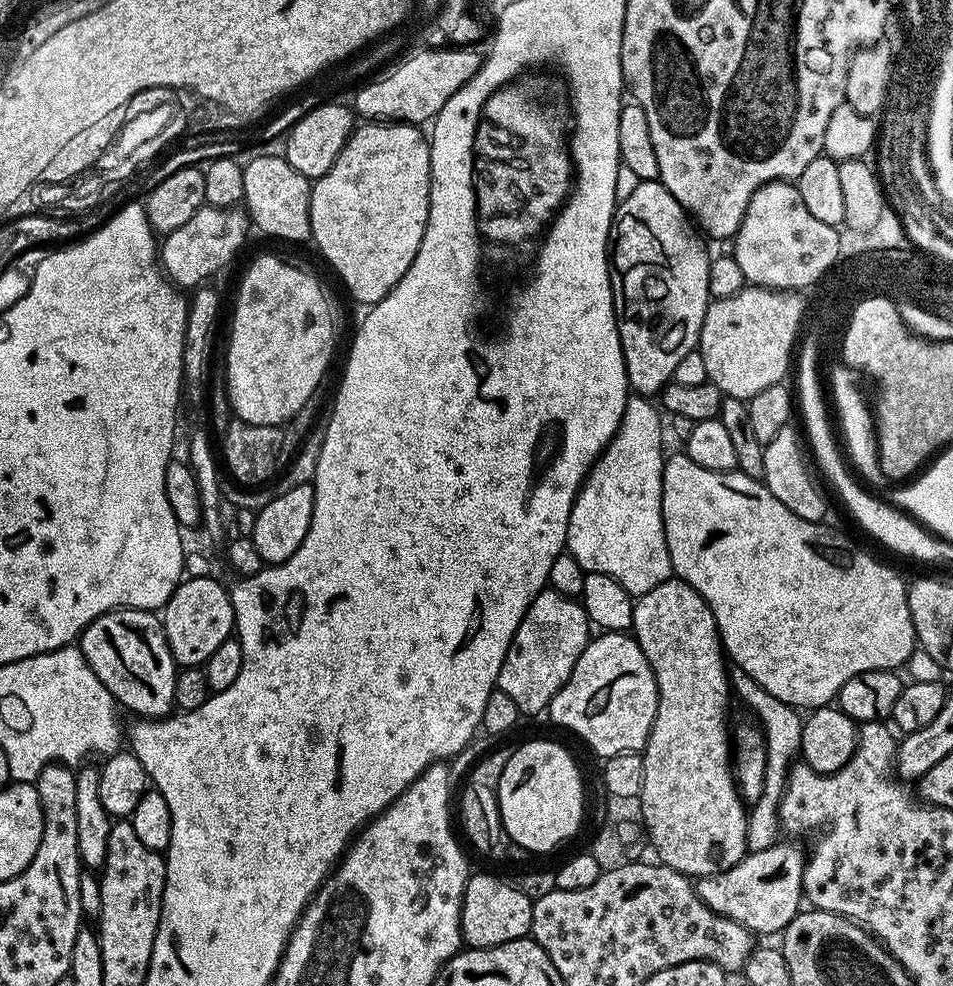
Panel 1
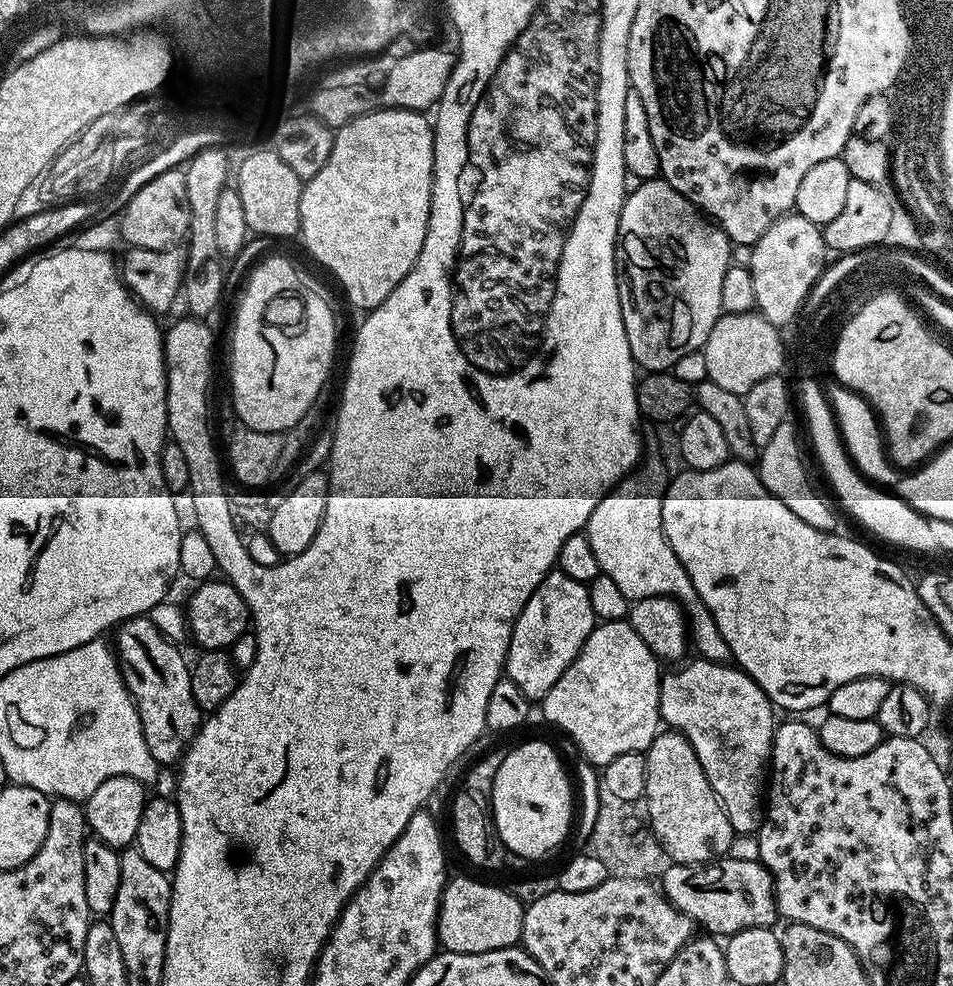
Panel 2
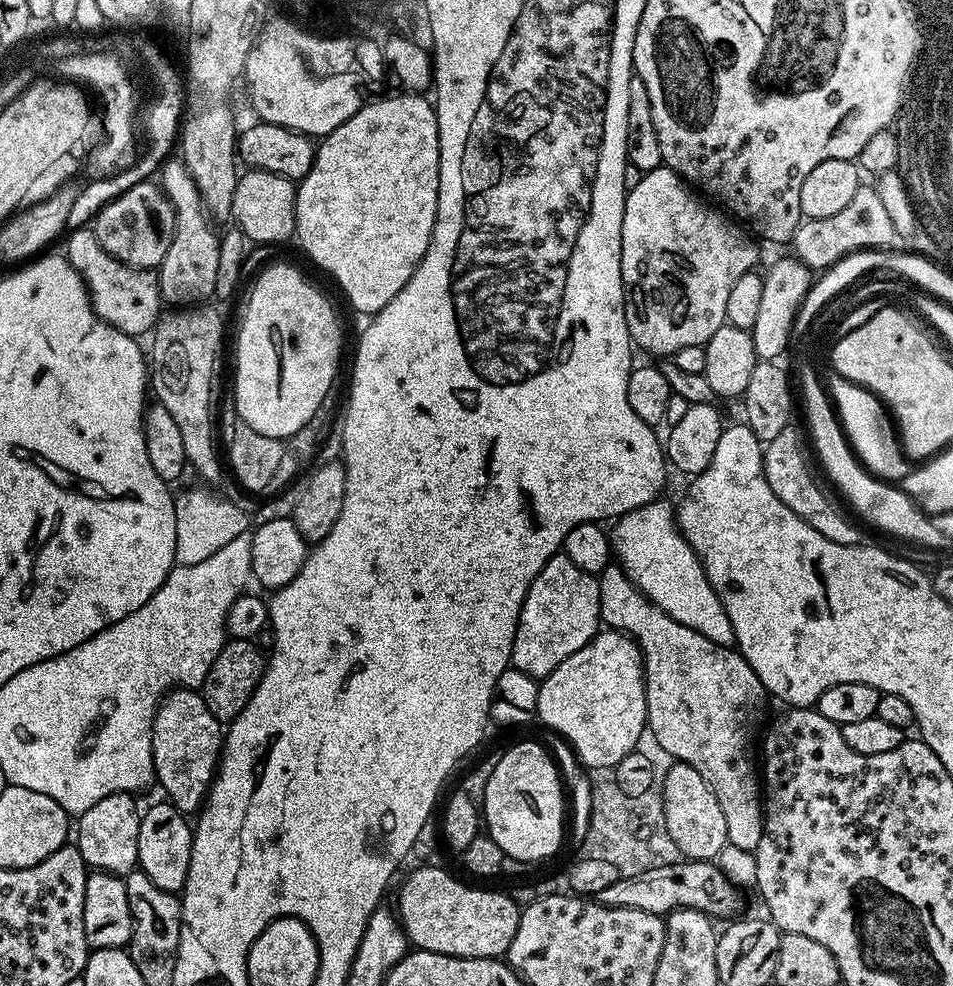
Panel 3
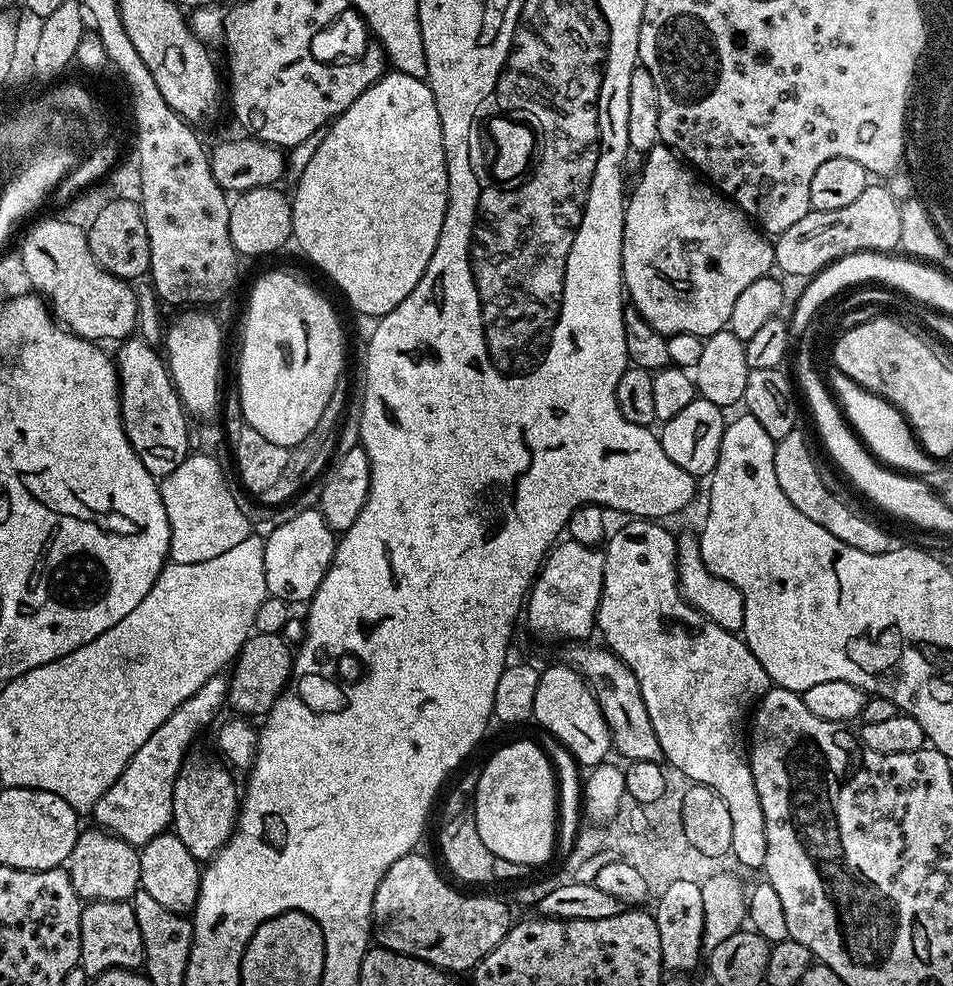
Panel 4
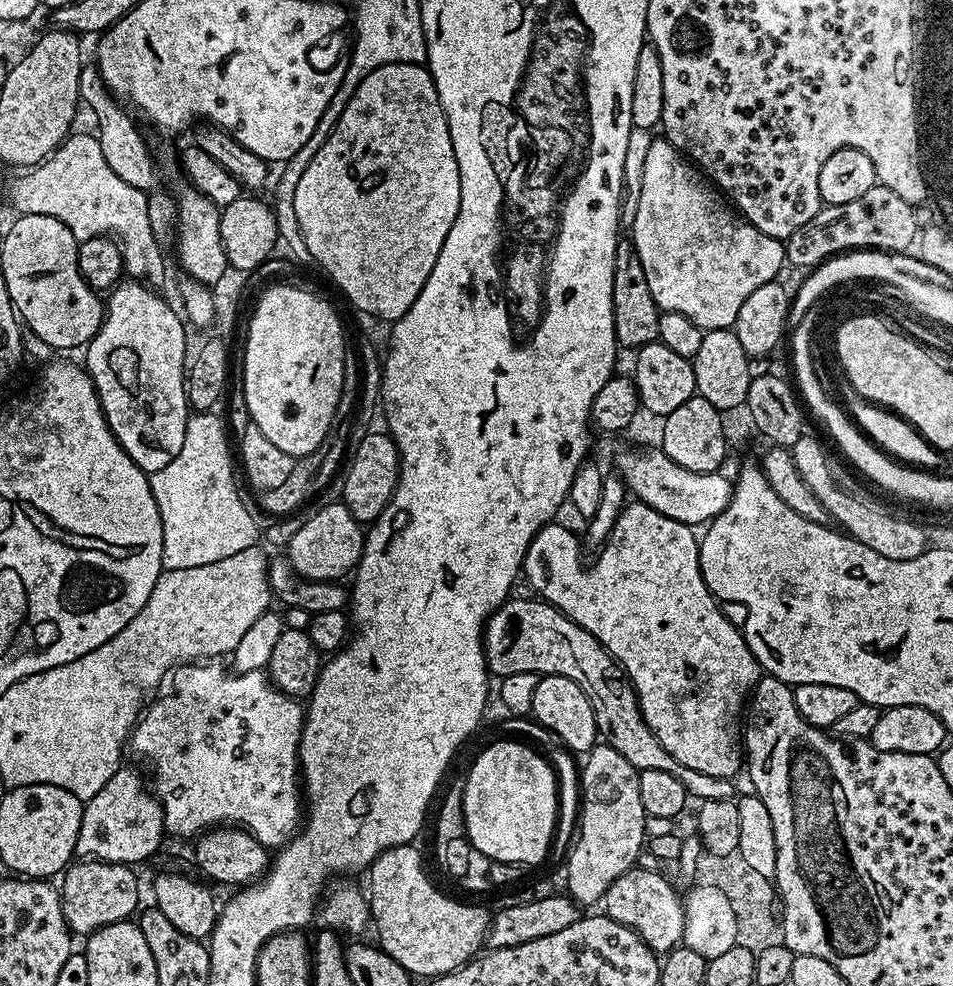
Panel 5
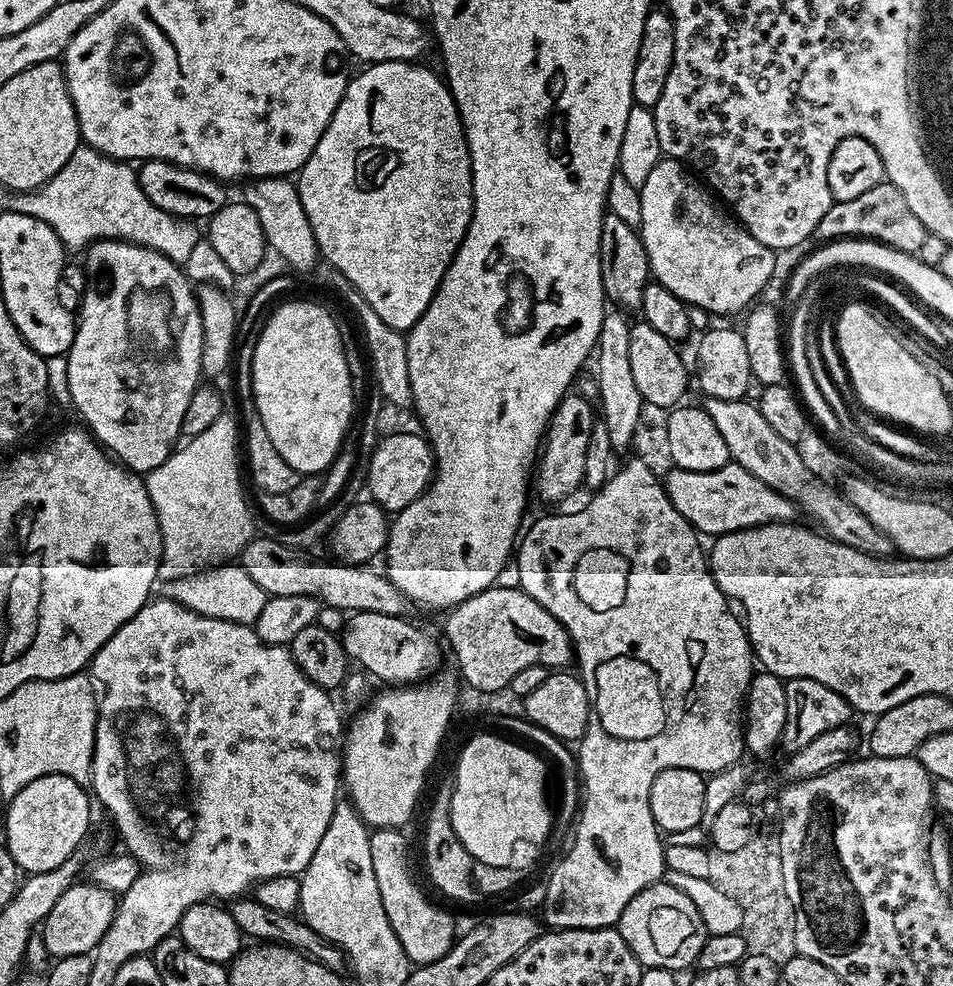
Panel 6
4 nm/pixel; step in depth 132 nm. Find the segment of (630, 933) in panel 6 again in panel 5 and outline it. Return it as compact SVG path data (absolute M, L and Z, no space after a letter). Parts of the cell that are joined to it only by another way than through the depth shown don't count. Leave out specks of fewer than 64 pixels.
M637 866L618 878L606 890L602 901L603 915L640 934L642 942L657 954L667 954L684 939L684 900L660 872Z

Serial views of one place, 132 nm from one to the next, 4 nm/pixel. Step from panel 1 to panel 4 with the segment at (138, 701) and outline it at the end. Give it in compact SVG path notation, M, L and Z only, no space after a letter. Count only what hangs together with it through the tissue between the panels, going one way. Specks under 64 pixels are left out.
M185 759L174 782L171 831L182 838L186 850L190 850L190 854L201 862L214 859L236 828L241 797L238 788L236 792L236 780L231 776L233 773L221 764L215 764L212 760Z

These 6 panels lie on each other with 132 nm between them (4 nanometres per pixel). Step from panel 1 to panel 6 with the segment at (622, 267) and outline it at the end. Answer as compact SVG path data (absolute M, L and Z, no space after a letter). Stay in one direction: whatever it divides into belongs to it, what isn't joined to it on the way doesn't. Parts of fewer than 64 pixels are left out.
M660 159L647 175L645 184L638 189L641 198L638 231L642 246L646 246L651 279L666 286L670 294L682 298L684 304L701 307L713 317L728 316L731 312L743 313L757 299L755 296L767 286L776 268L777 253L762 246L758 238L751 236L744 225L729 215L714 199L713 193L678 160Z

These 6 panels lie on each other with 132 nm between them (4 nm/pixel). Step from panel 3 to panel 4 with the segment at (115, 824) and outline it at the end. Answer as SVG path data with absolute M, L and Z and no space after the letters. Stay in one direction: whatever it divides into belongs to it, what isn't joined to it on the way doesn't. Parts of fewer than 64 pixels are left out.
M92 826L92 829L81 831L79 838L74 842L74 850L70 850L66 861L66 871L70 882L74 882L74 890L80 895L81 901L93 900L127 900L131 901L140 887L140 853L138 848L126 843L108 831Z

